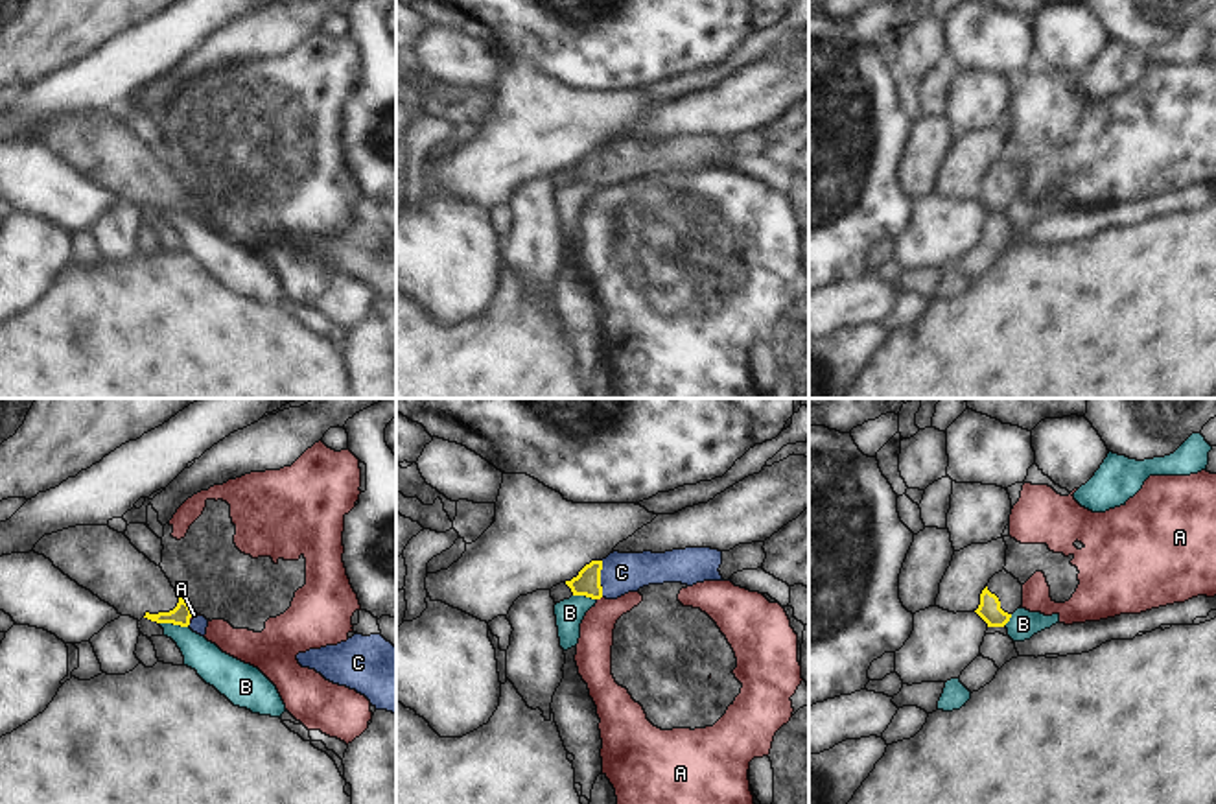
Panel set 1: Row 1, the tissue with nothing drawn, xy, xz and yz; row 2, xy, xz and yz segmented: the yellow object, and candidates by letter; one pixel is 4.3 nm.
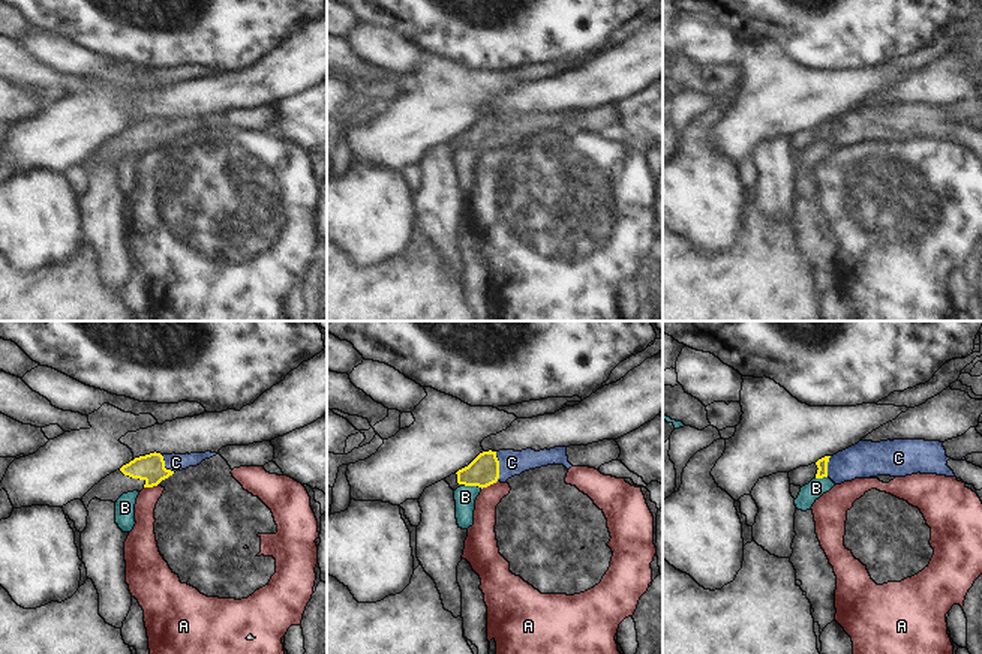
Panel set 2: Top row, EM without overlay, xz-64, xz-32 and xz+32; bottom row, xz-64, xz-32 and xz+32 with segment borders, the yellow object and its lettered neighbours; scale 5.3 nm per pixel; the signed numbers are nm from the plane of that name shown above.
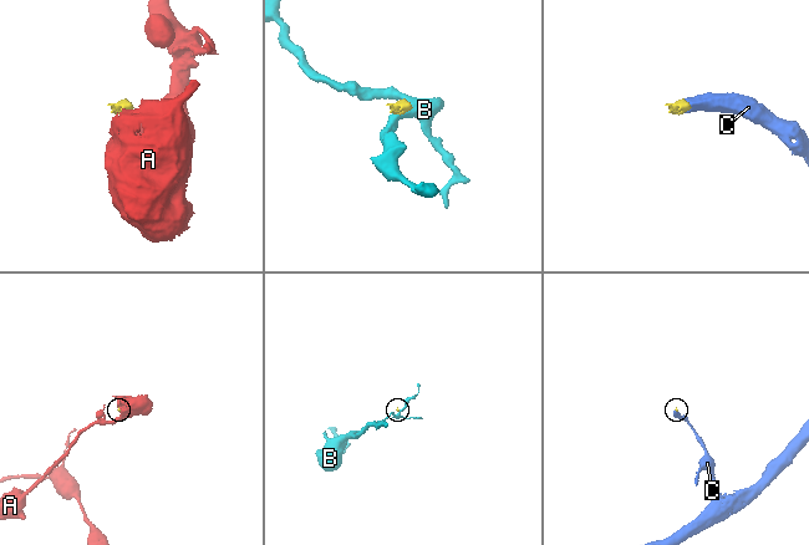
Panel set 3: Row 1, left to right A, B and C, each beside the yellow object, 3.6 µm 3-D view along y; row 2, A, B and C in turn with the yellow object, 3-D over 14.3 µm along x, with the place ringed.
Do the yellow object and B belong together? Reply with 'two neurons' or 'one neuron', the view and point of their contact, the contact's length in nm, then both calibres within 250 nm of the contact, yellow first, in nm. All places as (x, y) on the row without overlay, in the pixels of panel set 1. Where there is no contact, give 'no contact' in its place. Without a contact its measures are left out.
two neurons; contact xy (174, 211); length 140 nm; calibres 90 and 150 nm

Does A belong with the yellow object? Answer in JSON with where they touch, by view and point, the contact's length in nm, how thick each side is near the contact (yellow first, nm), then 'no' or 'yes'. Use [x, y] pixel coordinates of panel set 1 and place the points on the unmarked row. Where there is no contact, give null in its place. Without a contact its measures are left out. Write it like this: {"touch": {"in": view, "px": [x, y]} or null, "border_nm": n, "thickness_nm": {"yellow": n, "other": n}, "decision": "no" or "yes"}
{"touch": {"in": "xz", "px": [599, 185]}, "border_nm": 30, "thickness_nm": {"yellow": 110, "other": 160}, "decision": "no"}

